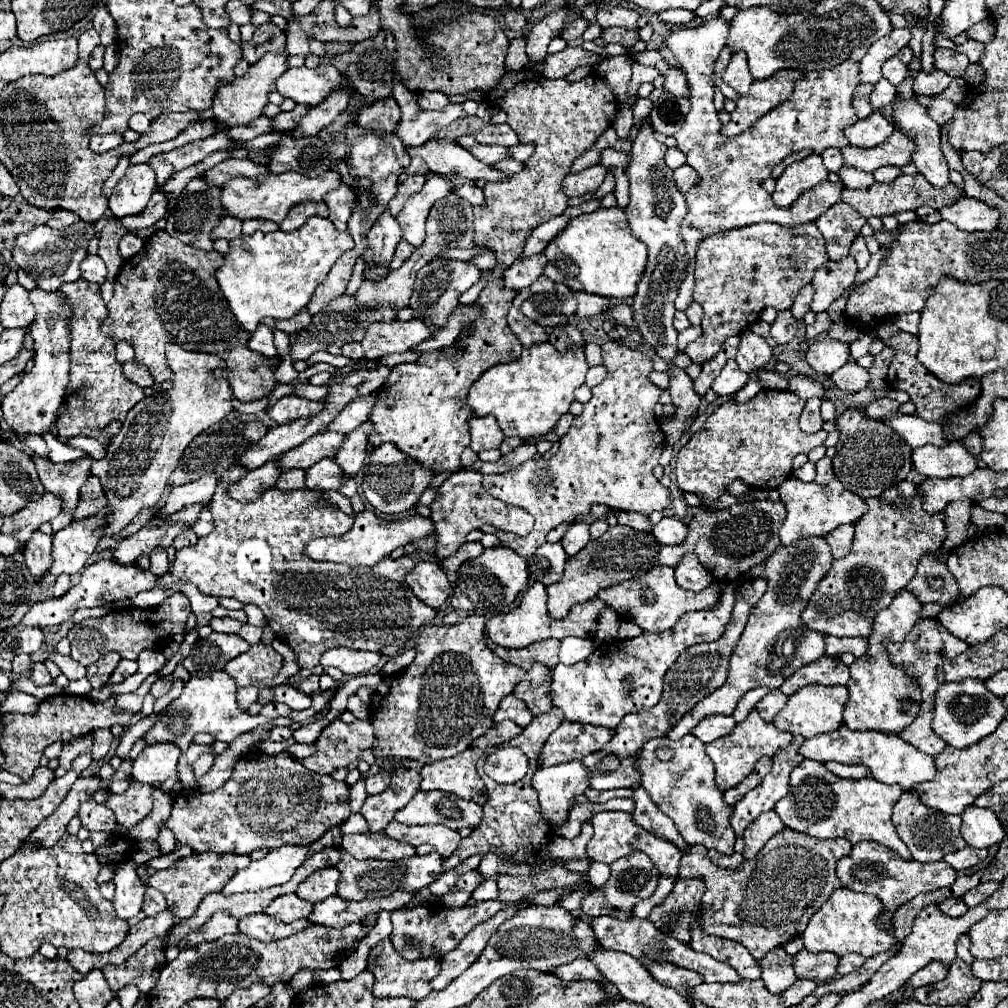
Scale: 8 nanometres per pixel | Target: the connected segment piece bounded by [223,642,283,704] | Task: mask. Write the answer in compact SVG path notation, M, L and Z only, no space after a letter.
M259 642L259 644L253 644L241 656L229 660L229 664L225 664L223 670L235 678L237 686L261 682L265 694L259 694L257 702L267 704L273 700L273 694L269 694L269 690L273 688L271 678L277 674L281 666L283 666L281 654L277 654L273 646L265 646Z

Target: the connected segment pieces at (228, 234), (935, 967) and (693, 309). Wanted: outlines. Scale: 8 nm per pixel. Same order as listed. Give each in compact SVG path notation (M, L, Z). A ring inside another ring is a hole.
M225 216L225 220L221 220L221 224L213 230L213 238L227 238L227 240L233 240L241 234L241 226L243 226L243 220L235 218L235 216Z
M933 960L931 964L923 966L919 972L915 972L911 978L909 978L909 988L919 988L919 986L925 986L925 984L933 984L933 982L939 982L947 976L947 966L939 960Z
M691 302L691 304L689 304L689 308L685 310L685 314L687 314L687 318L689 318L689 322L691 322L693 326L699 326L699 324L701 324L703 310L701 310L701 306L699 306L697 302Z

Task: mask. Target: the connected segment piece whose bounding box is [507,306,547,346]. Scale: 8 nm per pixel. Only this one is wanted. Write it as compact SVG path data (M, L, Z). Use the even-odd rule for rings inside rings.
M511 306L509 308L509 314L507 314L507 320L509 320L509 326L511 330L517 334L517 338L521 340L523 346L533 346L533 344L541 344L547 340L547 332L543 326L539 326L537 322L525 318L525 314Z

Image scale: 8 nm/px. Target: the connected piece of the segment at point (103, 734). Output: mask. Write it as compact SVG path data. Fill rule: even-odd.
M103 728L103 730L95 730L91 736L93 736L91 756L93 756L93 760L99 760L99 758L103 758L103 756L111 750L113 734L111 734L111 730L109 730L109 728Z

